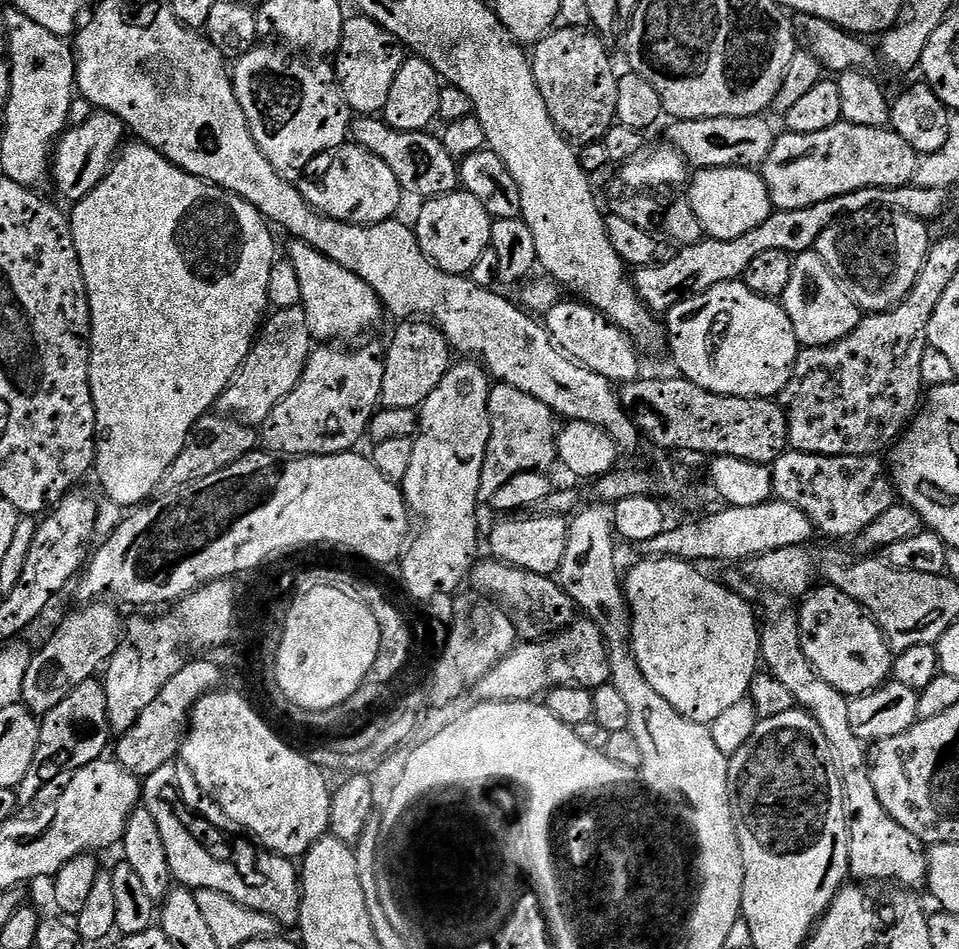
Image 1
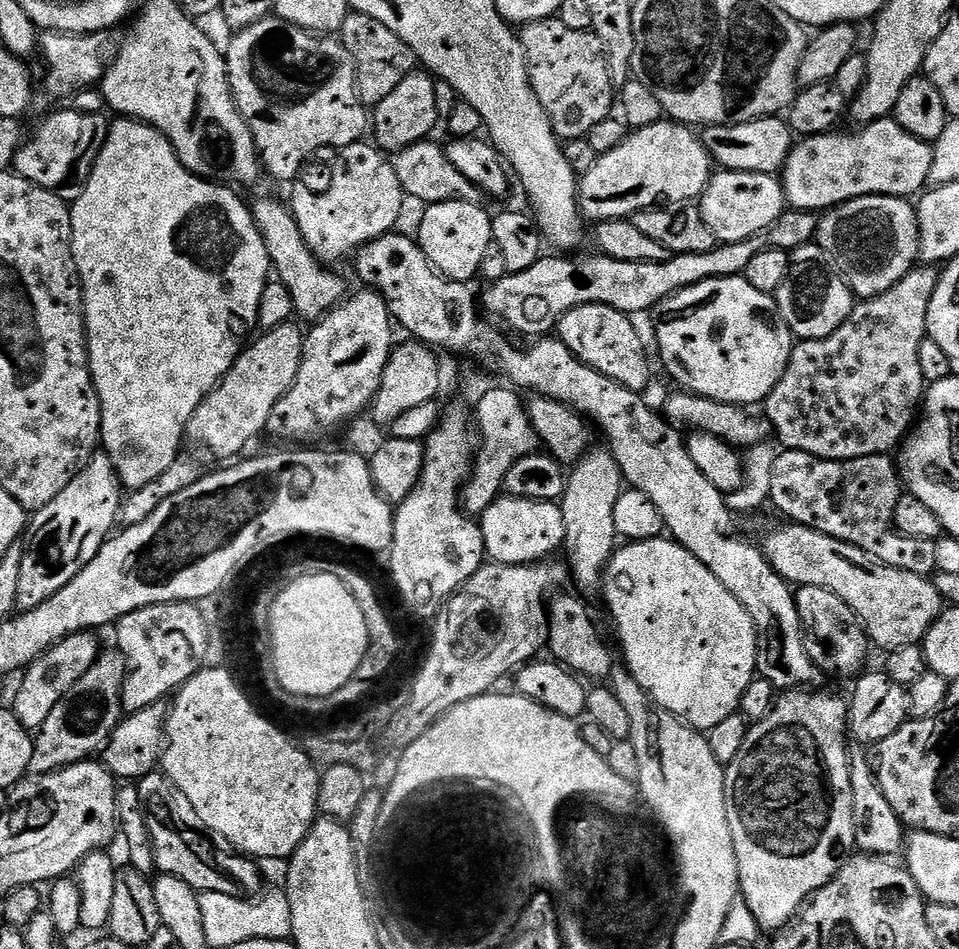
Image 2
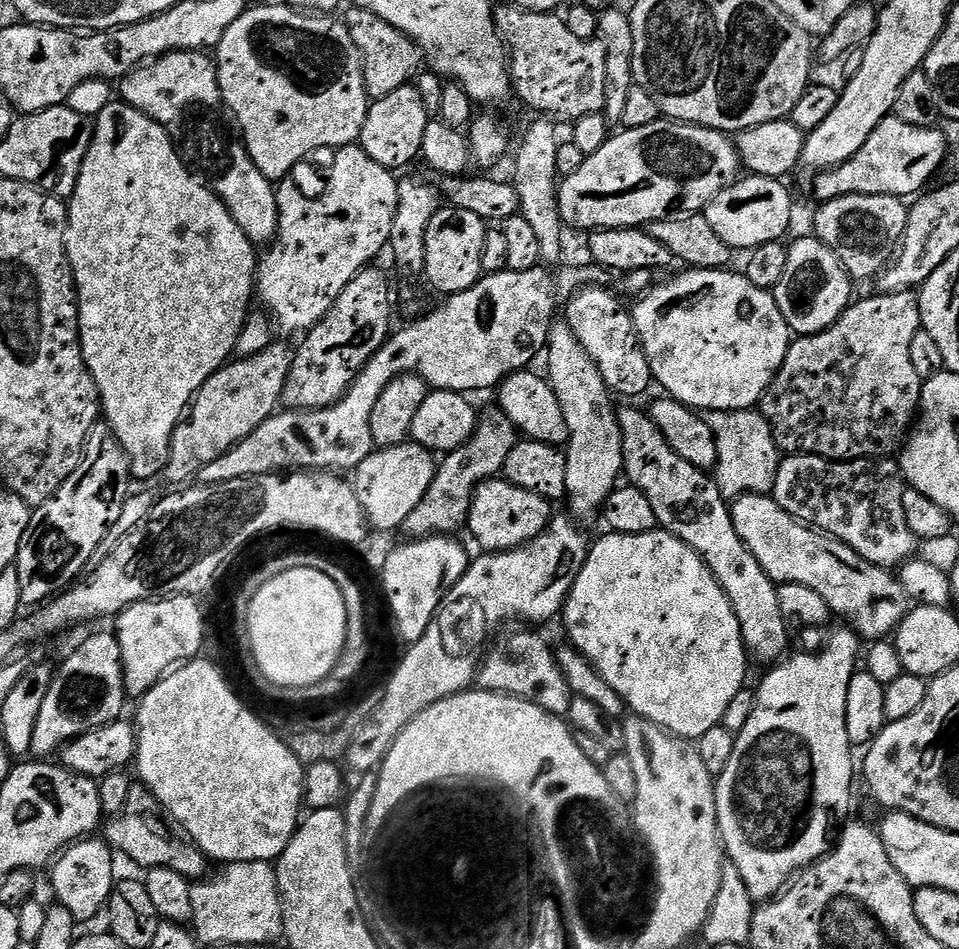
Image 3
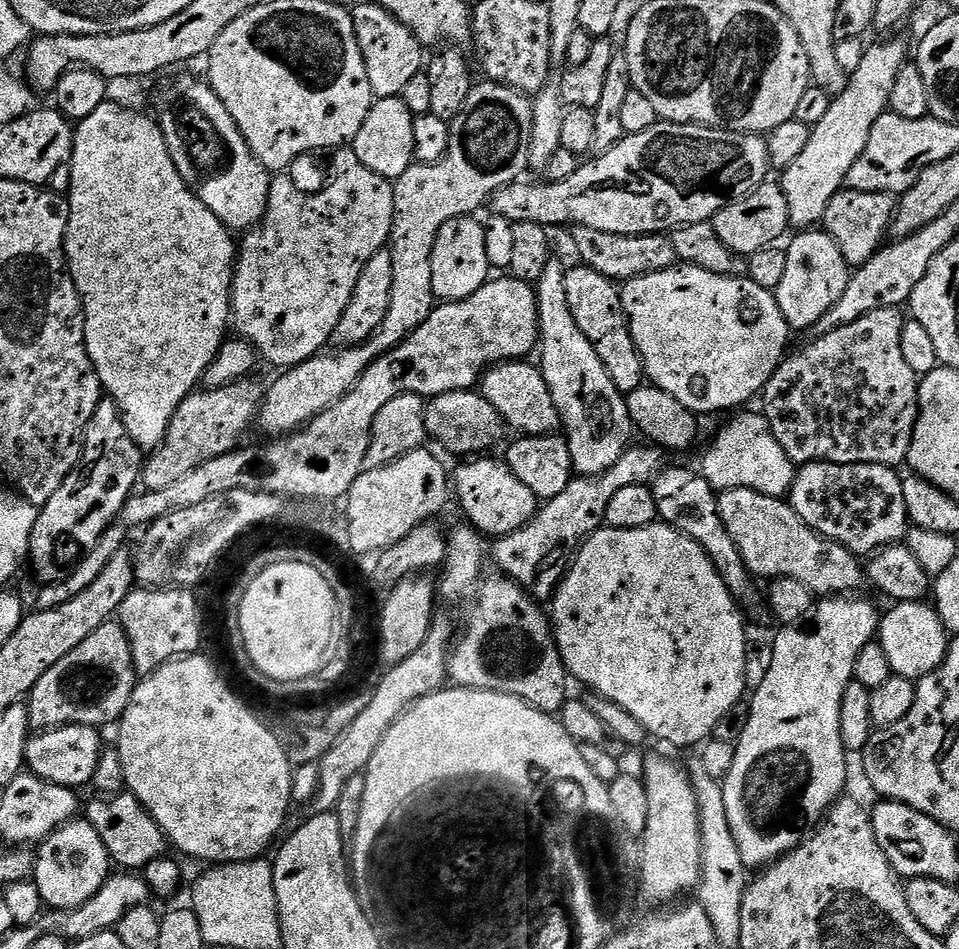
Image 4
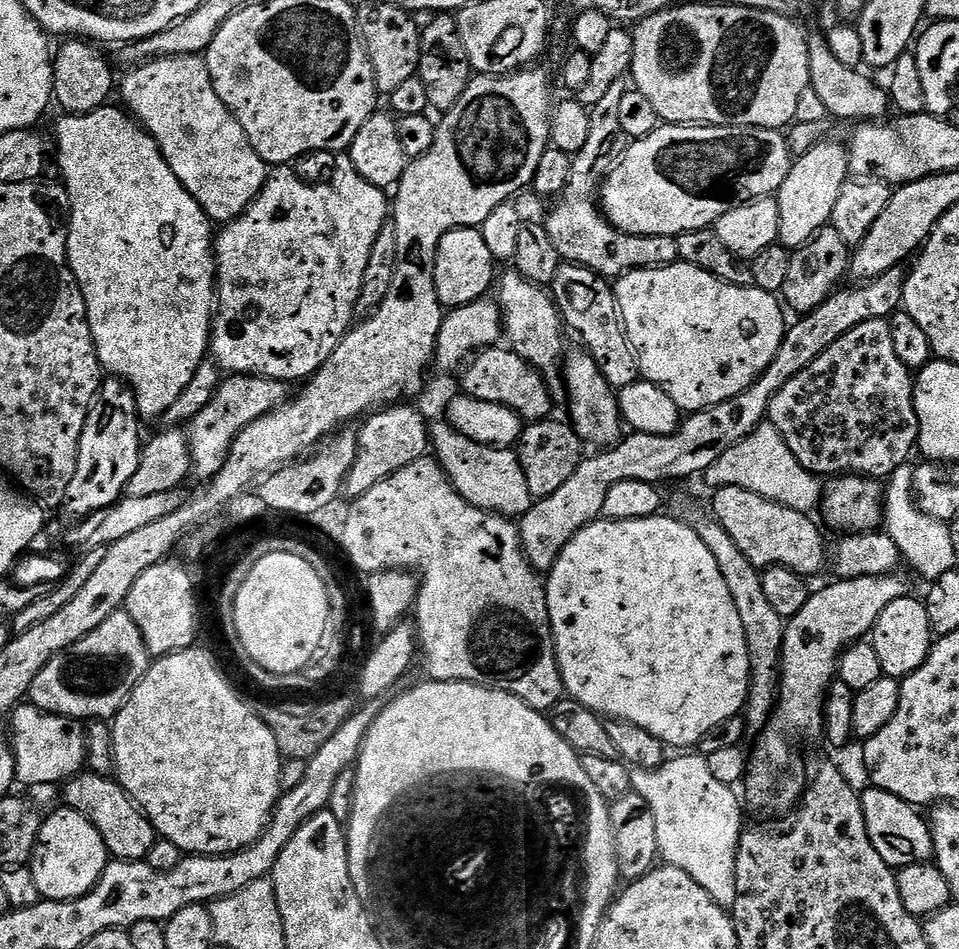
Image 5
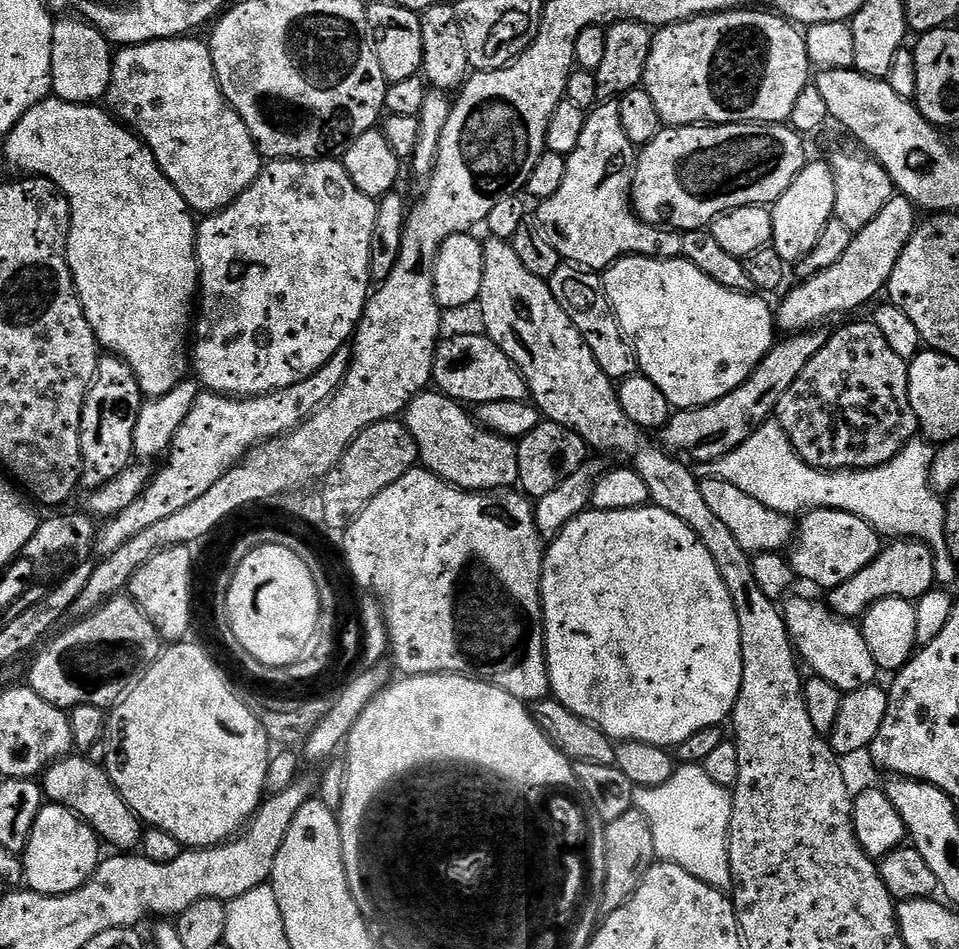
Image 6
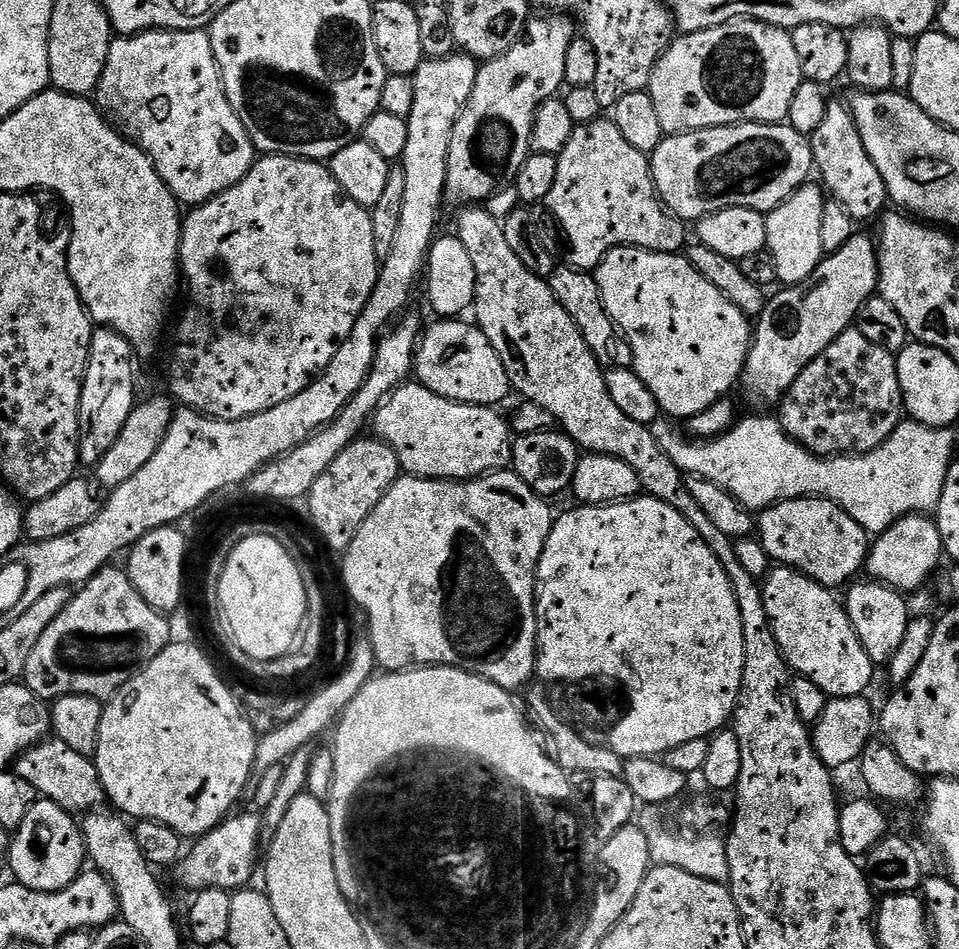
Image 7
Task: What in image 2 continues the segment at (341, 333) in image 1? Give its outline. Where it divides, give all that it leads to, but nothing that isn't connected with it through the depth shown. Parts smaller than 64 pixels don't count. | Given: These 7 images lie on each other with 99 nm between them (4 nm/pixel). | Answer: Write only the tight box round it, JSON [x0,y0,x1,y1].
[251,200,345,322]

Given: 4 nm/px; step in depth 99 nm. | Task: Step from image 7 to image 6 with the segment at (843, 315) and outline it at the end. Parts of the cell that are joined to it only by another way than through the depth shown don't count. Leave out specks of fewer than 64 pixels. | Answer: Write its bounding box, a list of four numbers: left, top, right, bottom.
[774,194,918,334]

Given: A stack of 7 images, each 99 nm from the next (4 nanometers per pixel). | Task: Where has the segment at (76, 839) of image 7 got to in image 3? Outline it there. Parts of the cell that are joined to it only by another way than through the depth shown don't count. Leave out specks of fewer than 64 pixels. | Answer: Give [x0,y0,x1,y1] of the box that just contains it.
[51,838,114,922]

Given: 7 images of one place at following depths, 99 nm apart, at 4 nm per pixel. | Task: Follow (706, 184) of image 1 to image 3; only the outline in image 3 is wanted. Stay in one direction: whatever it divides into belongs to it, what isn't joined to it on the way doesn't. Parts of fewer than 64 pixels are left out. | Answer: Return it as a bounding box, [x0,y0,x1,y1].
[703,175,792,250]

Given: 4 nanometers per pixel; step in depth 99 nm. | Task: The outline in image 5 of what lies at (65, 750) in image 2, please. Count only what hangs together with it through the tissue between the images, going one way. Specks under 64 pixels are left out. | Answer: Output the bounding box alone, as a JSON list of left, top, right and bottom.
[30,611,150,722]

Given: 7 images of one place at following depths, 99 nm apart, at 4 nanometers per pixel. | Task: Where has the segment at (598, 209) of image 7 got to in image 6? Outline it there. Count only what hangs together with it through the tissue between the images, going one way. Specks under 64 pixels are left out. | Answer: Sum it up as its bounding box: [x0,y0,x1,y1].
[534,100,682,270]

